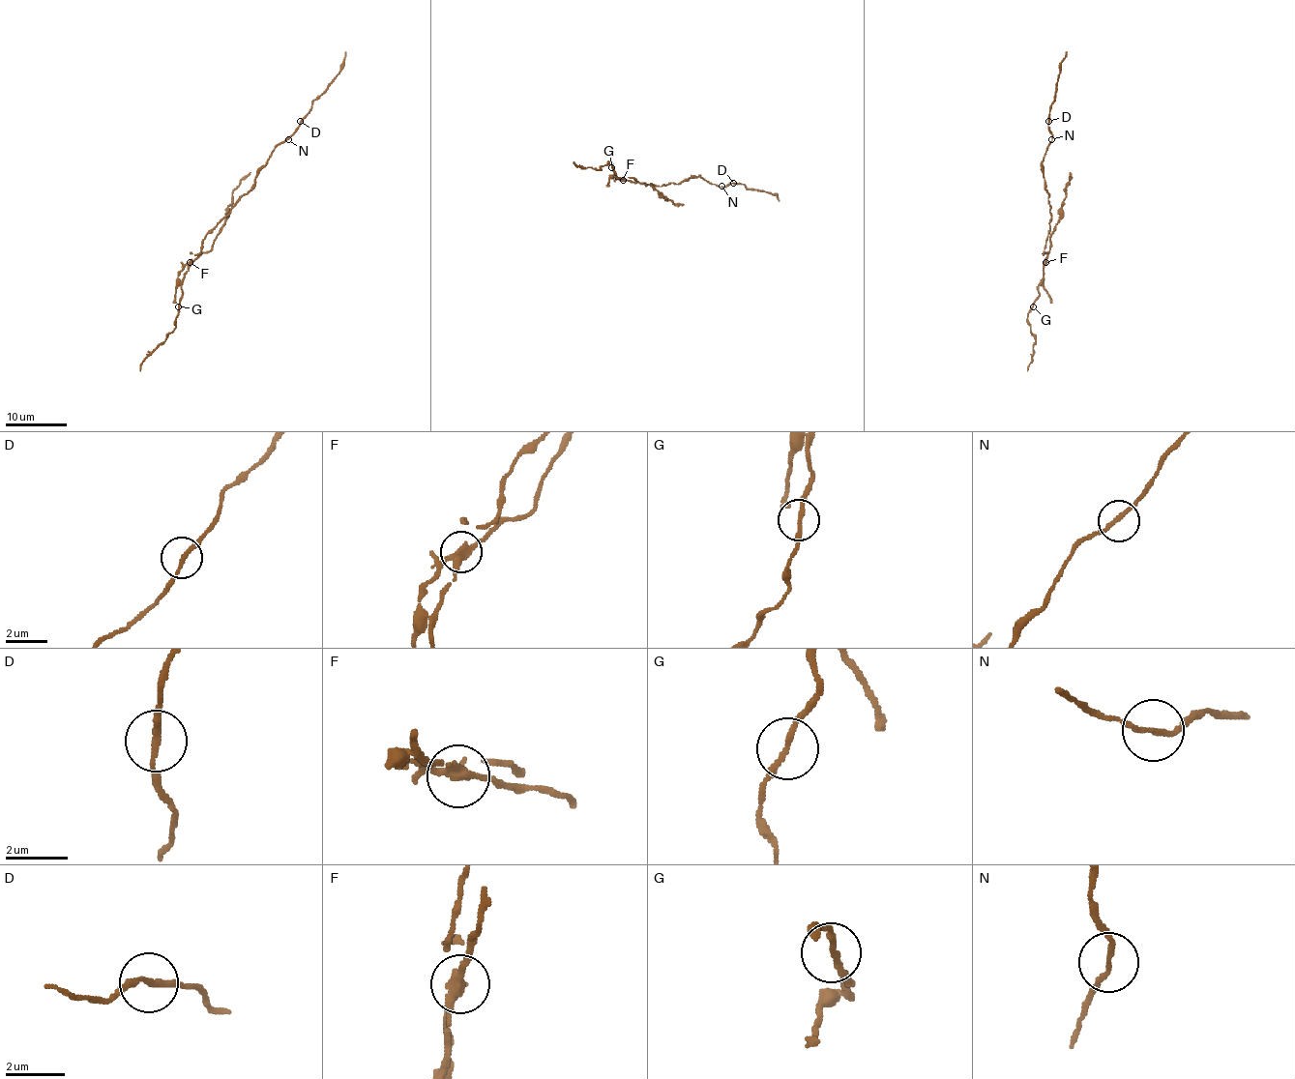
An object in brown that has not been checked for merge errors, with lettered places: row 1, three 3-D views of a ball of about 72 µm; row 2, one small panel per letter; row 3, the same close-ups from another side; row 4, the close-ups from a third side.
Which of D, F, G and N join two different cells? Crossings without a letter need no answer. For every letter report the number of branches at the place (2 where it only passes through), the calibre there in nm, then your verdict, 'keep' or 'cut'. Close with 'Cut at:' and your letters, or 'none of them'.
D: 2 | 190 nm | keep
F: 3 | 300 nm | cut
G: 2 | 190 nm | cut
N: 2 | 170 nm | keep
Cut at: F, G

